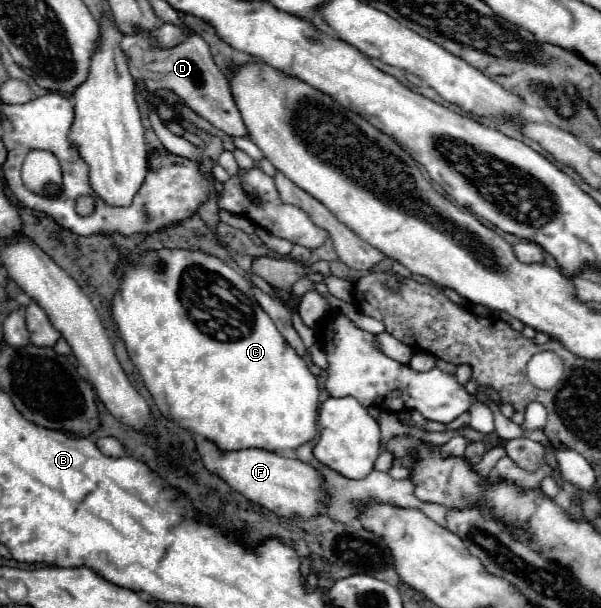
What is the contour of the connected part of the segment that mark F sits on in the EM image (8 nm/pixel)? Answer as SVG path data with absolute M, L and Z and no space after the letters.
M196 440L196 452L210 472L220 476L230 488L244 494L250 502L286 518L308 520L316 516L316 506L320 504L320 476L316 476L312 466L260 448L224 452L212 440Z

